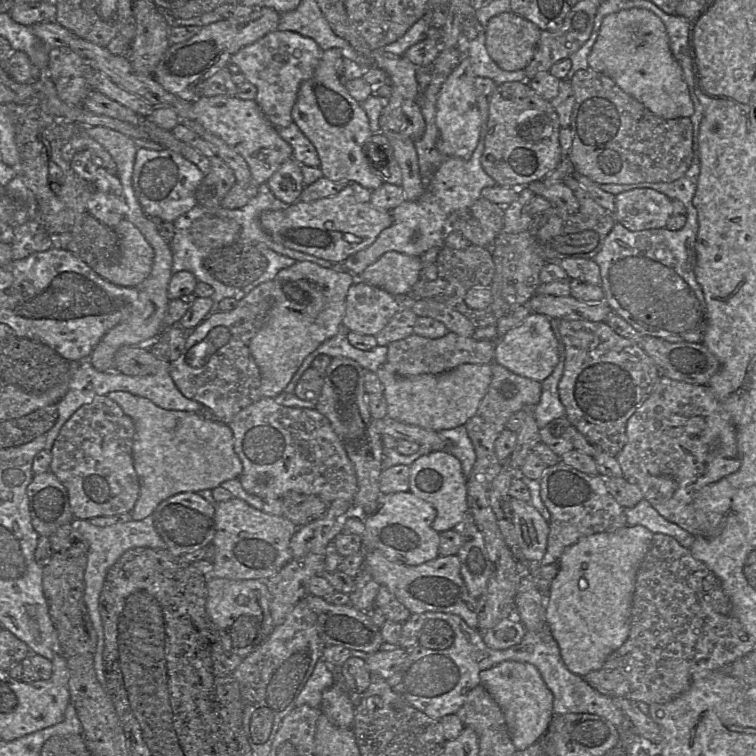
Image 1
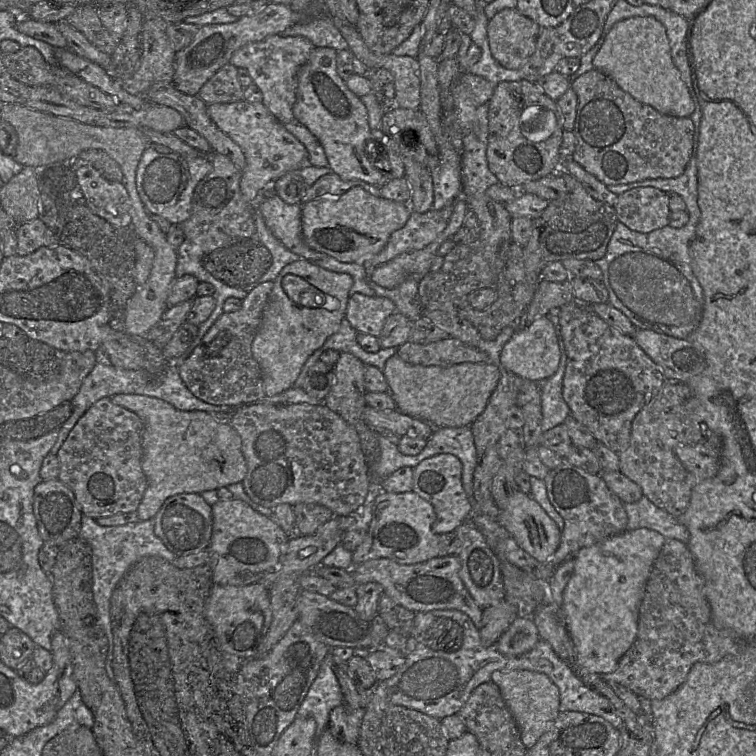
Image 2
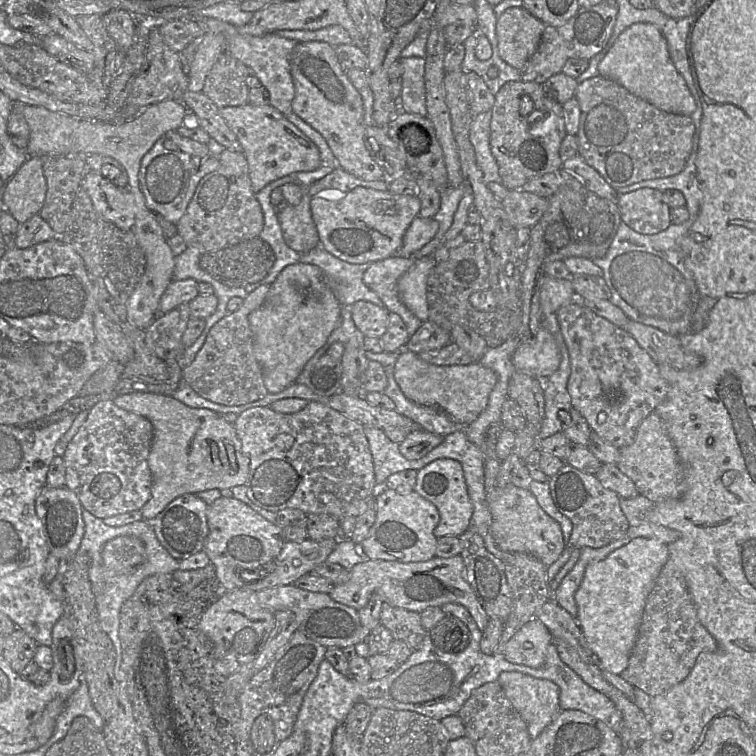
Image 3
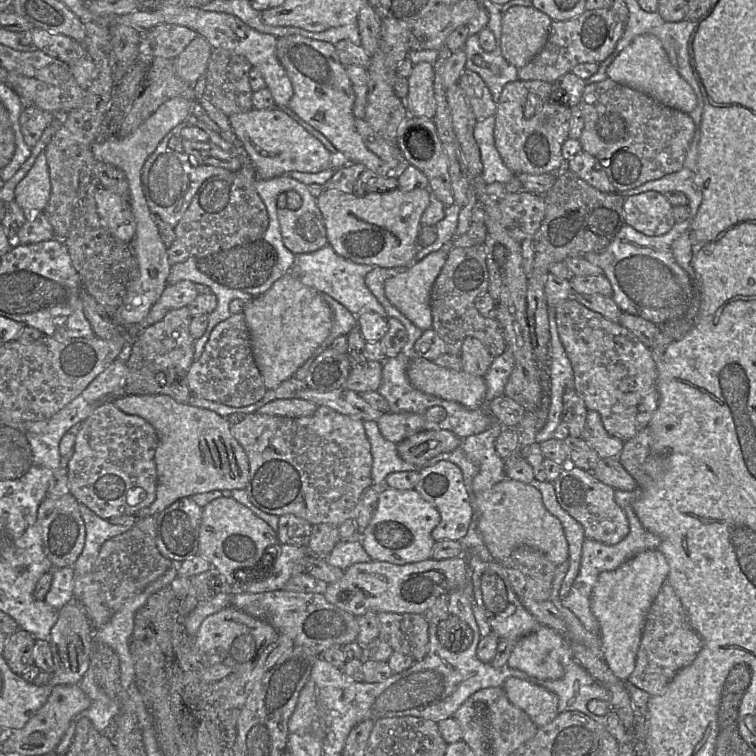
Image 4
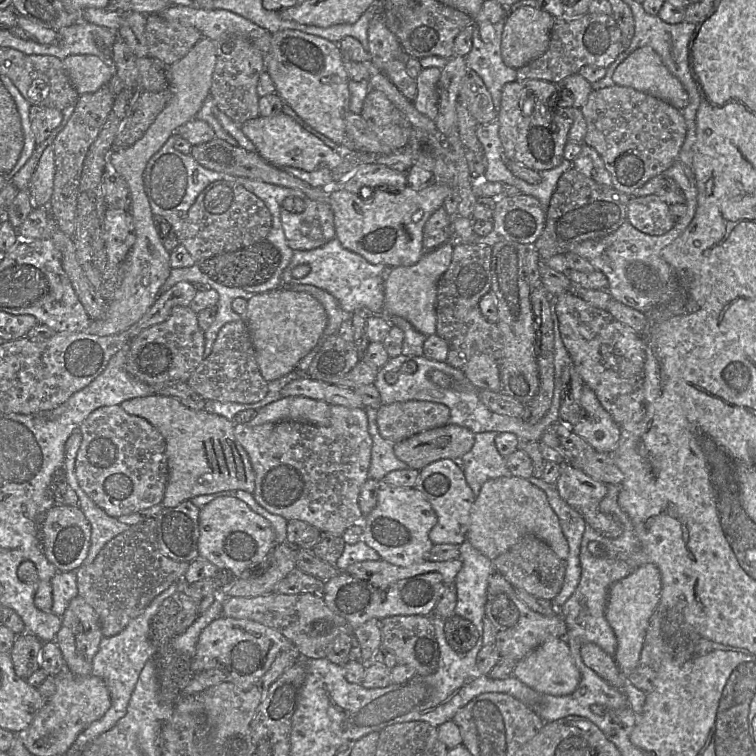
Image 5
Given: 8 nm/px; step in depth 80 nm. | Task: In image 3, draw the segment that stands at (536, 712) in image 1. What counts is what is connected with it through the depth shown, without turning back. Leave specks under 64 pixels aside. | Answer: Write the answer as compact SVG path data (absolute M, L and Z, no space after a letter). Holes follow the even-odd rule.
M512 671L502 672L497 682L513 708L526 722L532 740L561 712L560 690L550 680Z

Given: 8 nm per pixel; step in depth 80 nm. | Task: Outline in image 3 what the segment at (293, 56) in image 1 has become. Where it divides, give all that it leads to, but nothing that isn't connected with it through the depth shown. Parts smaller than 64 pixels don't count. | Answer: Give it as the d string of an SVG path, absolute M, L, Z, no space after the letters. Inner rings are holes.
M195 17L193 19L199 24L204 33L222 34L226 37L226 52L255 72L261 85L269 92L269 105L283 115L293 112L292 102L295 97L295 87L291 76L290 57L297 44L296 41L280 37L275 33L263 36L240 34L237 31L237 27L239 26L234 26L215 18Z

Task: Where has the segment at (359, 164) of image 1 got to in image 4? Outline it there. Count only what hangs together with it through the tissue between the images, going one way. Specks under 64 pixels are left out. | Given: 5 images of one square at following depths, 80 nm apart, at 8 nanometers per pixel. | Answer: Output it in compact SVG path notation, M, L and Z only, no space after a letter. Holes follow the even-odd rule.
M289 35L277 38L276 54L293 86L288 107L304 122L323 134L350 162L360 163L381 176L390 170L388 162L369 150L355 127L355 93L345 66L331 43Z

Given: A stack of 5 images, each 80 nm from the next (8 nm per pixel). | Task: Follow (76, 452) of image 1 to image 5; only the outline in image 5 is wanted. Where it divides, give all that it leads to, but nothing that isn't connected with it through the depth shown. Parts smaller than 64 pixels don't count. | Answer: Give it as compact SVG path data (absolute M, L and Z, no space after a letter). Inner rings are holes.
M120 405L93 411L79 426L82 442L75 459L81 489L109 516L120 517L162 502L168 481L166 443L146 419L130 415Z

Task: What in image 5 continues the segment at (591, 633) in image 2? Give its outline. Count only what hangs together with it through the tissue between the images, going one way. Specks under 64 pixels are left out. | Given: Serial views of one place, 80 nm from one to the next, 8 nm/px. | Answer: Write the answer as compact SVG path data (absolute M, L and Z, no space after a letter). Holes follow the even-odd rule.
M651 563L639 566L628 576L614 583L609 590L605 615L617 639L613 658L625 678L629 677L638 664L649 621L657 609L661 591L660 571Z

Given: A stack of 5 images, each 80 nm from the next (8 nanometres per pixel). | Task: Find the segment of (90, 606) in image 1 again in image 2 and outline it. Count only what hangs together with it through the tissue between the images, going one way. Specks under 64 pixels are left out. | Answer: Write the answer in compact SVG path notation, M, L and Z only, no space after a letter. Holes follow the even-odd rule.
M82 516L79 537L92 550L92 589L93 599L97 609L99 625L103 628L108 643L106 670L113 678L111 661L113 654L113 633L110 617L111 595L123 576L142 558L147 556L161 557L169 562L177 558L158 538L154 532L154 519L137 521L119 526L101 526L95 519Z

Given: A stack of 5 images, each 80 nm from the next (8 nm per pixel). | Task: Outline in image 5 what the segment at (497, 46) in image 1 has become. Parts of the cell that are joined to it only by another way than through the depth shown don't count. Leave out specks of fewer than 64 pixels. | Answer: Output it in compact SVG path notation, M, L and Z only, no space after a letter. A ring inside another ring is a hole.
M529 6L509 12L501 41L505 65L517 70L543 55L549 47L554 19L548 12Z

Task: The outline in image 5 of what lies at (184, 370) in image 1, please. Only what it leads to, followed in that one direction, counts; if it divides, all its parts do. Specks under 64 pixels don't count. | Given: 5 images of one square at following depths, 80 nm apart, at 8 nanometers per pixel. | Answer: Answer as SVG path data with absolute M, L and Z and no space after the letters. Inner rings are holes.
M245 321L229 322L220 329L211 353L195 369L187 384L205 400L252 404L266 397L268 382L260 373Z

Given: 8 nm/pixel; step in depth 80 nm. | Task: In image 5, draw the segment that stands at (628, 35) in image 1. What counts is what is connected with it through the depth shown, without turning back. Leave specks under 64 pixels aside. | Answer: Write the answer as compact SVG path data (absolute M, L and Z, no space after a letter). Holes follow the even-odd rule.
M649 46L634 50L622 61L612 75L616 85L630 87L654 96L681 110L688 104L688 94L681 82L663 64L659 55Z

